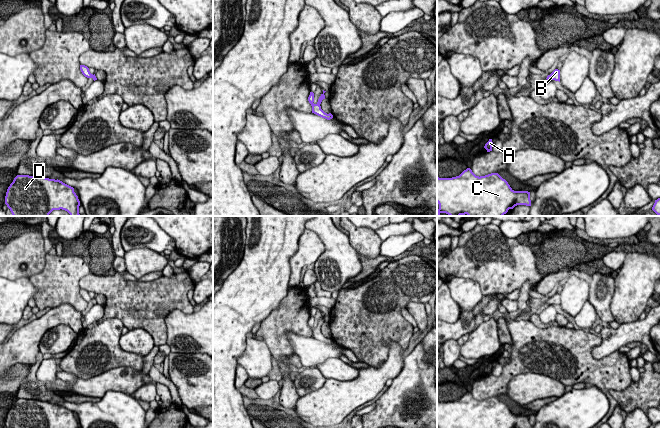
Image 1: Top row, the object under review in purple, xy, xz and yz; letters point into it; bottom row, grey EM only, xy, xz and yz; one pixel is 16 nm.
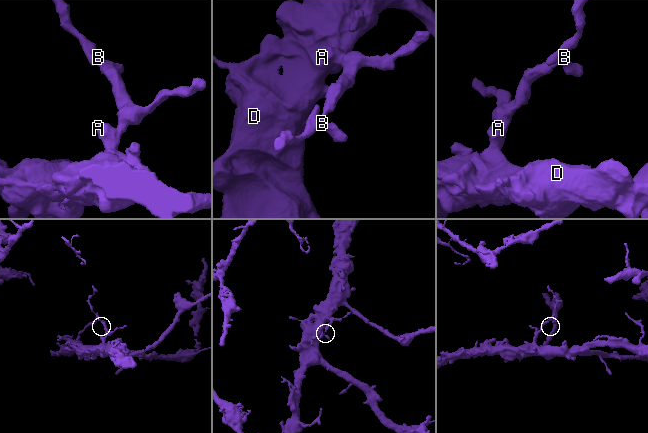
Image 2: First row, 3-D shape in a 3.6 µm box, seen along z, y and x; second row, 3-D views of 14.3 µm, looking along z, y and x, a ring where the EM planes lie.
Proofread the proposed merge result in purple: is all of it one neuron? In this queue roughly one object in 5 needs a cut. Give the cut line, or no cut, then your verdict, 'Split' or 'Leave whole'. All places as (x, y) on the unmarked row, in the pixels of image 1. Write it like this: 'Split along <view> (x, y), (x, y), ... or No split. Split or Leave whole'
No split. Leave whole

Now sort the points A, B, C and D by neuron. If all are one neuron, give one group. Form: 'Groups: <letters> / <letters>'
Groups: A B C D

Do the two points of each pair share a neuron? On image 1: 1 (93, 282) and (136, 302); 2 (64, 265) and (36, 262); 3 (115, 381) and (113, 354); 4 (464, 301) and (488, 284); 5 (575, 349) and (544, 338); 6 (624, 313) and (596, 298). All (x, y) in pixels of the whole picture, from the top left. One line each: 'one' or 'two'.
1: one
2: two
3: two
4: two
5: one
6: two

